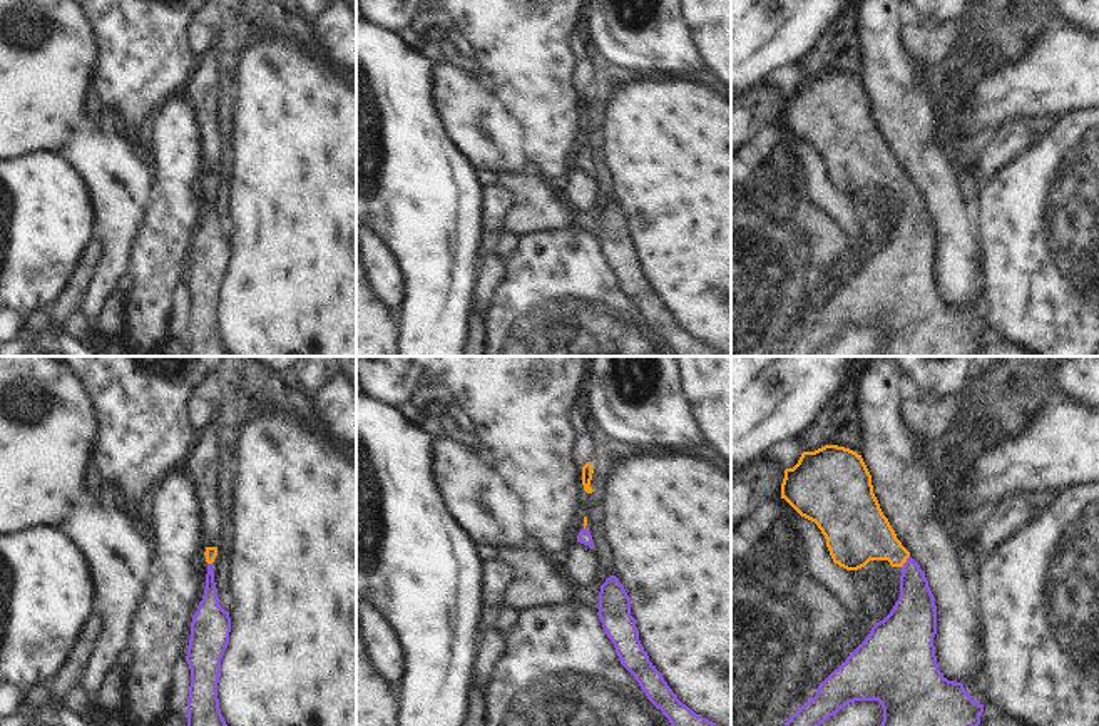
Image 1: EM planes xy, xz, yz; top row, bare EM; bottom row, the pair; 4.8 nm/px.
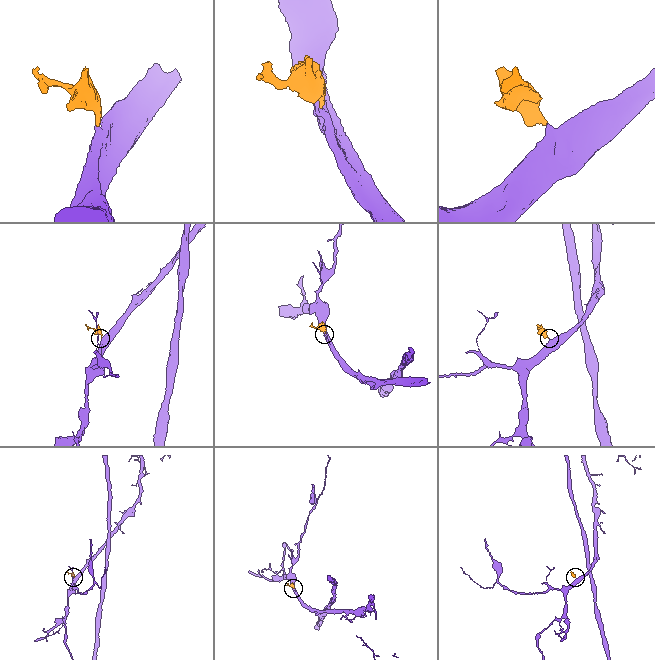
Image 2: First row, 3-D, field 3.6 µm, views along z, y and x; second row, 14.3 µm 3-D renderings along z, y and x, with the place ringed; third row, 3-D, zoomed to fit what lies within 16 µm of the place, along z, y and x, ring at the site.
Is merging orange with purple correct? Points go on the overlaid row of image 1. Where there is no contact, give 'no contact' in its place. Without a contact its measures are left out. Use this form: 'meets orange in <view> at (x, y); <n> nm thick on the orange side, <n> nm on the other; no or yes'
meets orange in yz at (905, 561); 280 nm thick on the orange side, 200 nm on the other; yes

